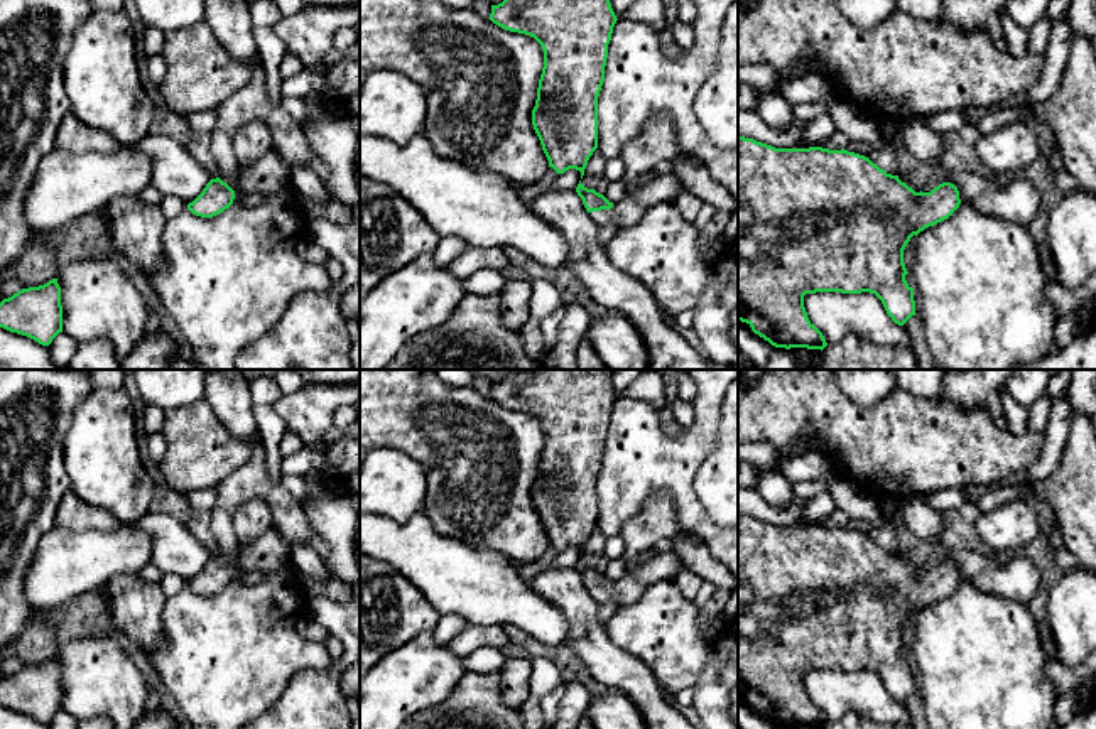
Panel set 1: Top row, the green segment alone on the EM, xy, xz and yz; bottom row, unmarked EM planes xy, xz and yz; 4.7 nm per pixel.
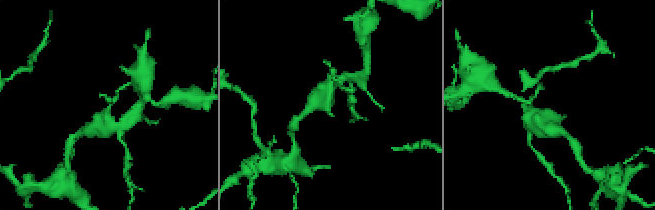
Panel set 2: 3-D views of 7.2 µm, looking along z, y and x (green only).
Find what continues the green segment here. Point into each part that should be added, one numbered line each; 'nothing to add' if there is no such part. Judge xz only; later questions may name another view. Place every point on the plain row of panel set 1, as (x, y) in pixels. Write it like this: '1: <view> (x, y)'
1: xz (625, 591)

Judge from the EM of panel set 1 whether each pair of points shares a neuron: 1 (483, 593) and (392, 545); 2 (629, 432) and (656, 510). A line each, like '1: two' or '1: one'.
1: one
2: two

